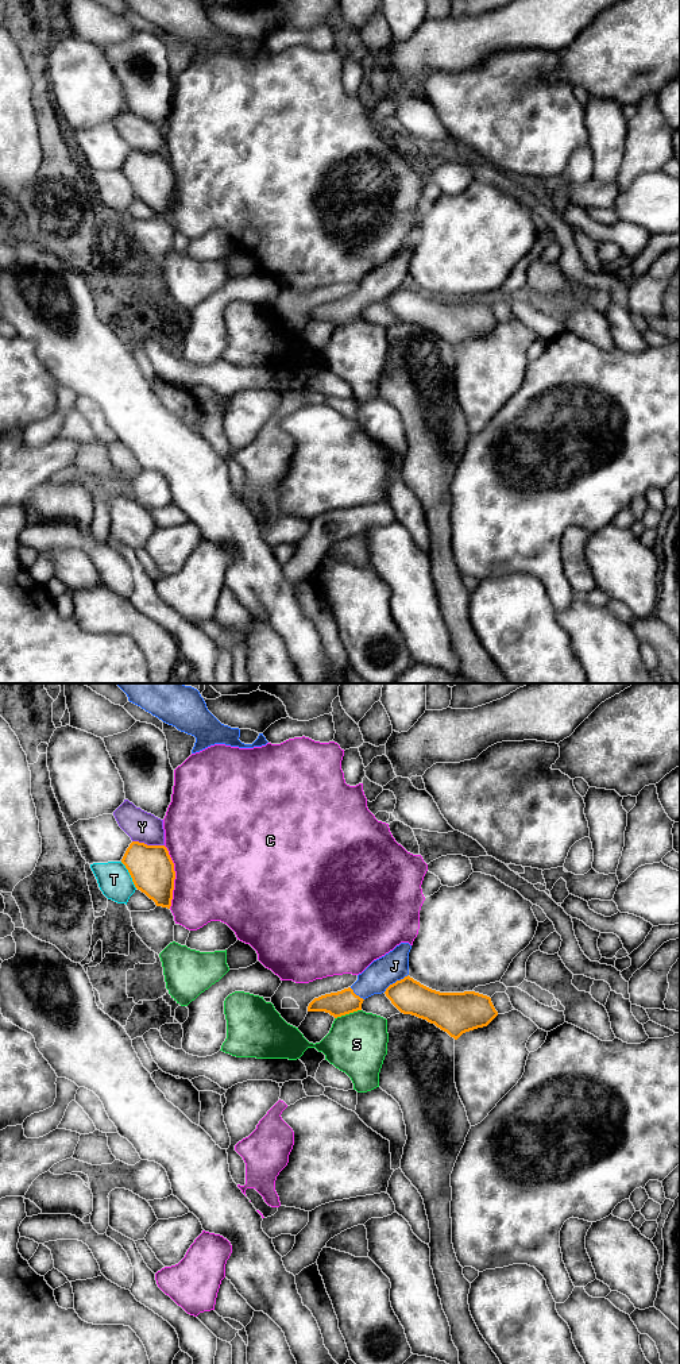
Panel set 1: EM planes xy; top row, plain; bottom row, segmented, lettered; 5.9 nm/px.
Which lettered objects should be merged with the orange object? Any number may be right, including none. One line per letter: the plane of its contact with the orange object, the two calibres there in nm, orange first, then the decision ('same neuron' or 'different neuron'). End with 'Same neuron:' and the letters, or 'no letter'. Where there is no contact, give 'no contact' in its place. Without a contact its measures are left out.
C: xy | 260/500 nm | different neuron
J: xy | 200/180 nm | same neuron
S: xy | 150/360 nm | different neuron
T: xy | 260/200 nm | different neuron
Y: xy | 260/180 nm | different neuron
Same neuron: J

